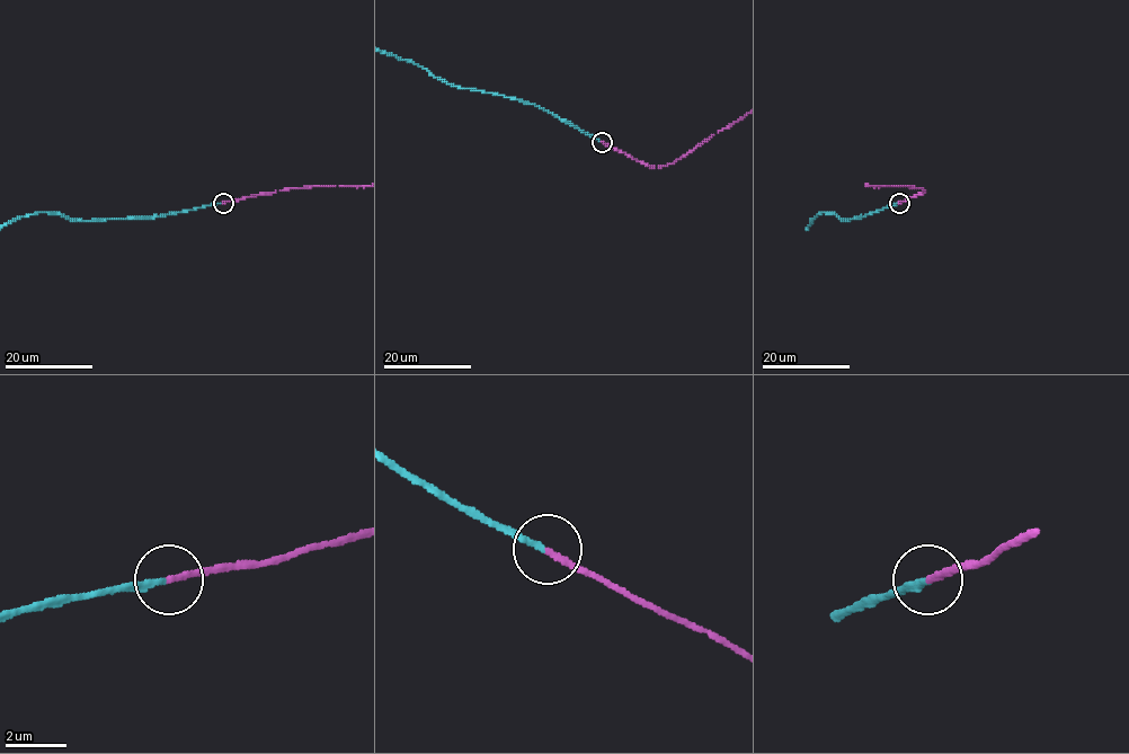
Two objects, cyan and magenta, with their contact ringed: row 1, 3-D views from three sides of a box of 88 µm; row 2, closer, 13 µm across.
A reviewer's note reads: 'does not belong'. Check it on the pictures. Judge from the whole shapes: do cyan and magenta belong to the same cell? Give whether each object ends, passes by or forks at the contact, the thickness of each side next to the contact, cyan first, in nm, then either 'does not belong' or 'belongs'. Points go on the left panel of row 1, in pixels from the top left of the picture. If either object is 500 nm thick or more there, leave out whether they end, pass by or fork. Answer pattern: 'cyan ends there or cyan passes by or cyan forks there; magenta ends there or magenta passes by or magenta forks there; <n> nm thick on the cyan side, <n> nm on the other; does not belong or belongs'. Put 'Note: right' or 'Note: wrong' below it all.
cyan ends there; magenta ends there; 200 nm thick on the cyan side, 200 nm on the other; belongs
Note: wrong

